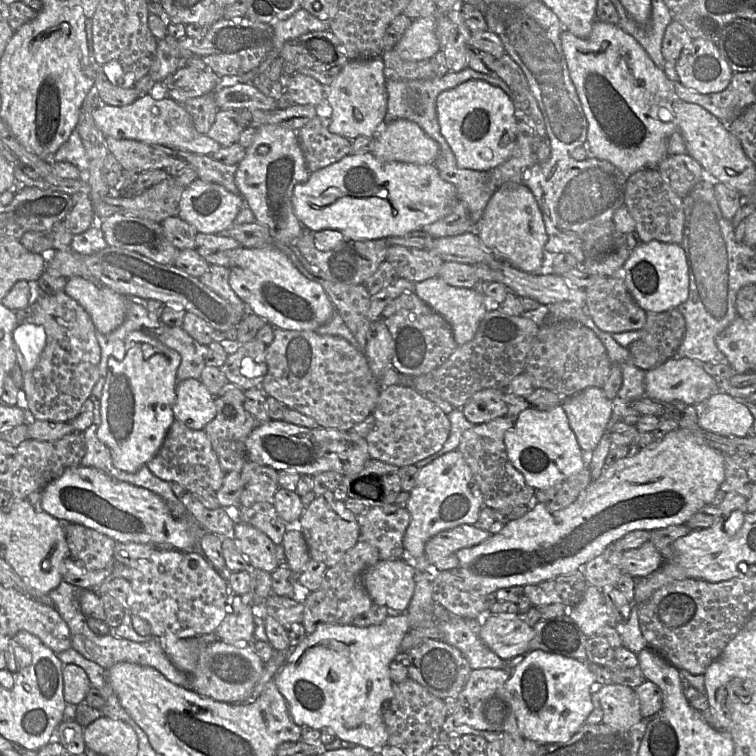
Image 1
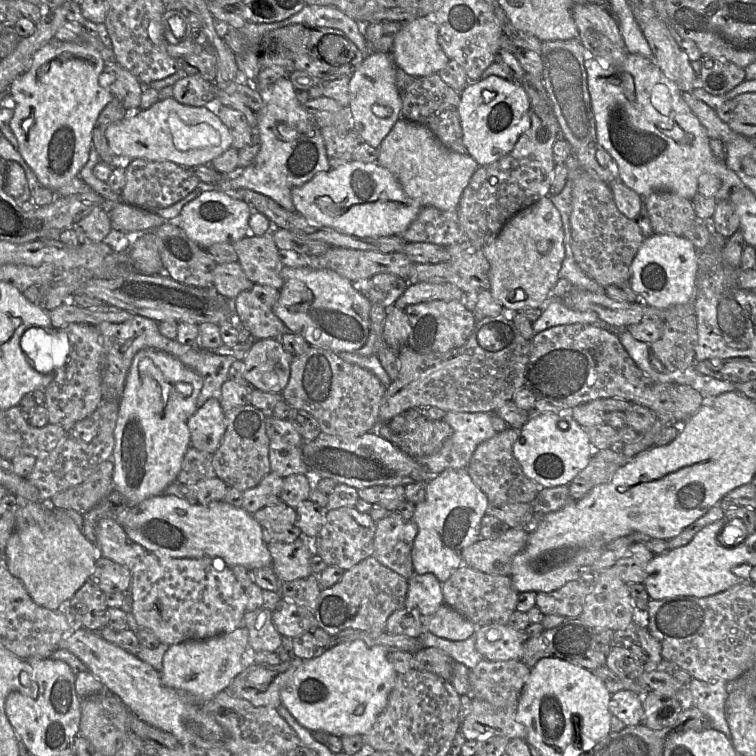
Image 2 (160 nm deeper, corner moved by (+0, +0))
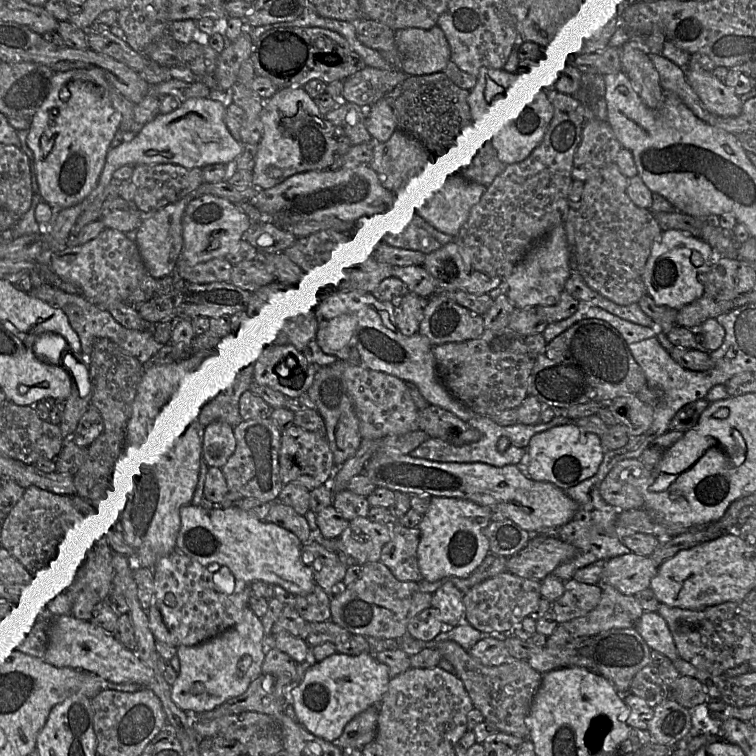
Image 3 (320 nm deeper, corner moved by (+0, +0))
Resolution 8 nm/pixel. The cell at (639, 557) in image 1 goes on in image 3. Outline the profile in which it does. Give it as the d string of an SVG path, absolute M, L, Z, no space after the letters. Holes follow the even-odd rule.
M634 552L616 556L606 561L602 585L610 585L624 595L634 596L650 587L657 570L649 556Z

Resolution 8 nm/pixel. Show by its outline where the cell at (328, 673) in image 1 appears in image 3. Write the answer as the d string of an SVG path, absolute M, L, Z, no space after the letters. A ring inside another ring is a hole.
M335 653L316 662L303 680L291 691L291 704L296 720L310 733L332 742L343 732L356 715L373 705L379 705L389 686L389 668L379 662L375 654L359 655Z

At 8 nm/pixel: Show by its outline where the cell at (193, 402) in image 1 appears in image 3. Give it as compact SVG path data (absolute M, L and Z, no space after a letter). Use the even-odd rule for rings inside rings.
M221 419L213 420L203 430L201 443L208 466L222 468L236 448L233 427Z

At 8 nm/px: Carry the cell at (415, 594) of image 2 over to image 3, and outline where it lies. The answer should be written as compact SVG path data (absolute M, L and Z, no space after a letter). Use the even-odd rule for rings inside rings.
M445 582L432 594L431 606L437 609L443 623L457 626L465 621L464 593L451 582Z

